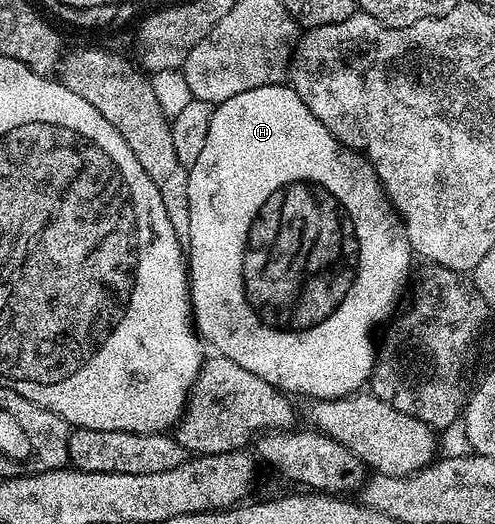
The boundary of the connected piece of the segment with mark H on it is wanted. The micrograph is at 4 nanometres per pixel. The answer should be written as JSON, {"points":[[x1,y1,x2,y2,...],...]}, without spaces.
{"points":[[279,84,277,86,265,86,264,88,252,88,248,92,240,92,228,100,217,103,214,106,212,124,208,124,208,138,204,140,204,148,201,149,200,157,197,158,196,164,192,164,188,169,190,172,188,176,188,212,190,213,188,281,190,284,190,308,192,311,192,321,197,333,200,335,201,341,209,349,211,346,214,349,211,351,215,355,233,360,234,363,240,364,240,368,260,376,260,380,268,380,268,384,272,384,274,389,281,390,290,396,295,396,294,394,311,394,309,397,317,400,320,398,349,398,351,394,359,393,369,383,370,376,374,372,374,359,376,357,374,325,382,321,382,323,385,323,395,313,396,307,399,305,398,297,401,294,403,297,404,291,408,286,408,279,412,274,412,269,410,270,412,251,410,241,406,235,406,227,402,225,402,219,398,217,397,210,395,210,393,204,387,198,386,191,382,189,382,181,376,176,376,172,370,166,370,161,363,158,358,151,349,150,342,142,335,140,332,132,328,132,328,128,324,128,324,124,320,124,320,120,316,120,316,116,312,116,312,112,308,112,308,104,304,104,304,100,300,100,300,96,296,96,293,88,288,84]]}

